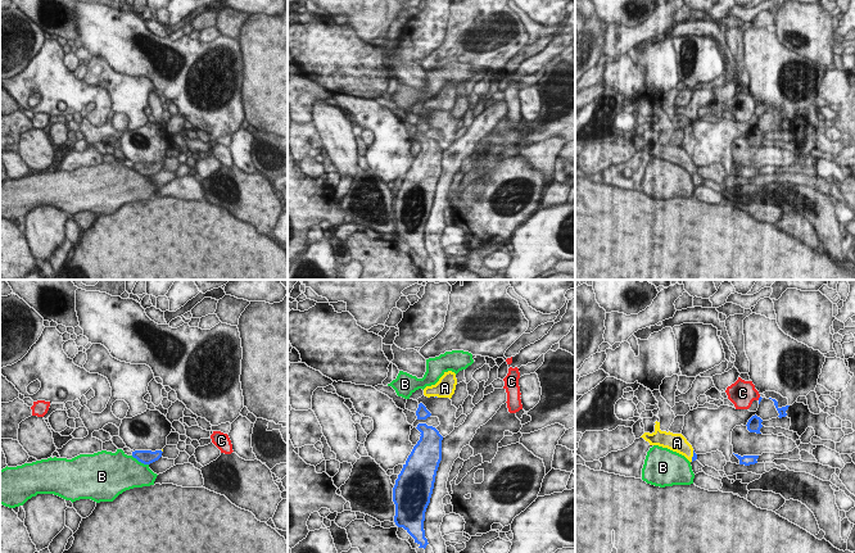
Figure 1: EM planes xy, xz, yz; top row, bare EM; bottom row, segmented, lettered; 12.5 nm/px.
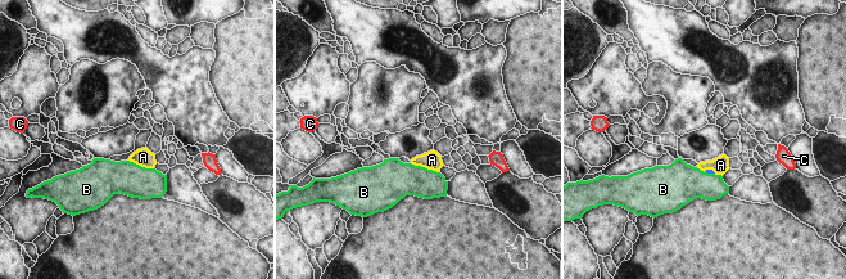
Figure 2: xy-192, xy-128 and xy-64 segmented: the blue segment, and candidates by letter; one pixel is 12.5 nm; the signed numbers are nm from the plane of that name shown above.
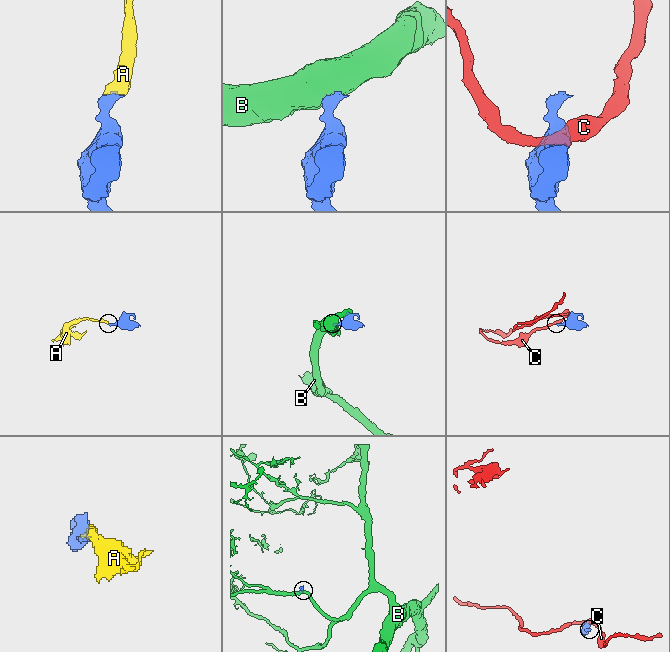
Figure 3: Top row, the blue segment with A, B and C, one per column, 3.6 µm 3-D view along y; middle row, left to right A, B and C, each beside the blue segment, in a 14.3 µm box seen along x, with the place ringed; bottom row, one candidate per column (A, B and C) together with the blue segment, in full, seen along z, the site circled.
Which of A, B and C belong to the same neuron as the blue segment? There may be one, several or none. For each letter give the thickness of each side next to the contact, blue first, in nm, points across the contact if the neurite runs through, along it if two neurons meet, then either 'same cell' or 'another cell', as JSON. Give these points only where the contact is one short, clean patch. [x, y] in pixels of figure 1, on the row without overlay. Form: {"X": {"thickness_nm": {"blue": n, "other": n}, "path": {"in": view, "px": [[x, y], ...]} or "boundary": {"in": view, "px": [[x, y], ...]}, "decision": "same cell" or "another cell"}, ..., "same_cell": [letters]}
{"A": {"thickness_nm": {"blue": 60, "other": 220}, "path": {"in": "yz", "px": [[695, 168], [693, 168], [678, 155]]}, "decision": "same cell"}, "B": {"thickness_nm": {"blue": 190, "other": 440}, "boundary": {"in": "xy", "px": [[131, 168], [148, 177]]}, "decision": "another cell"}, "C": {"thickness_nm": {"blue": 50, "other": 320}, "boundary": {"in": "yz", "px": [[760, 109], [758, 112]]}, "decision": "another cell"}, "same_cell": ["A"]}

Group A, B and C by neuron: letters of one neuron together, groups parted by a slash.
A / B / C

